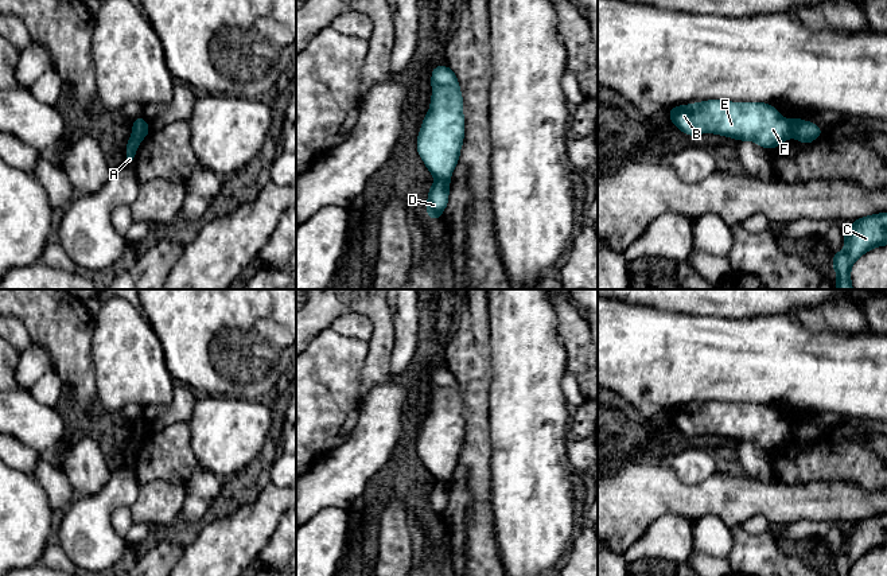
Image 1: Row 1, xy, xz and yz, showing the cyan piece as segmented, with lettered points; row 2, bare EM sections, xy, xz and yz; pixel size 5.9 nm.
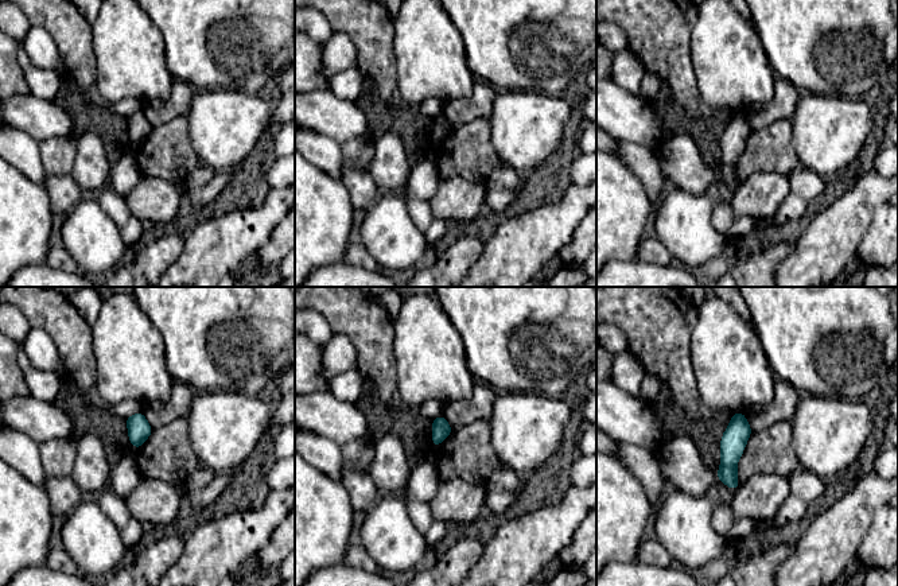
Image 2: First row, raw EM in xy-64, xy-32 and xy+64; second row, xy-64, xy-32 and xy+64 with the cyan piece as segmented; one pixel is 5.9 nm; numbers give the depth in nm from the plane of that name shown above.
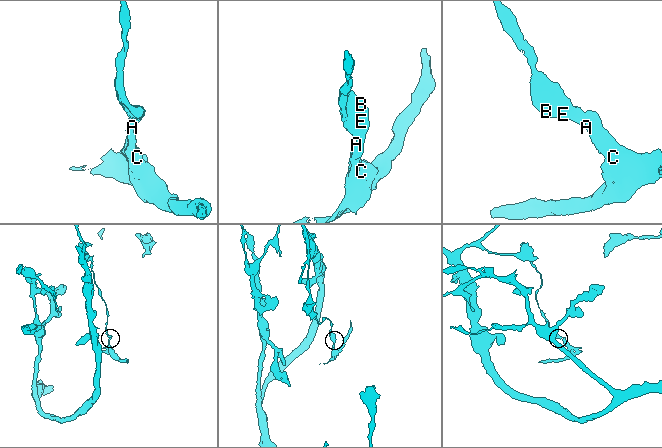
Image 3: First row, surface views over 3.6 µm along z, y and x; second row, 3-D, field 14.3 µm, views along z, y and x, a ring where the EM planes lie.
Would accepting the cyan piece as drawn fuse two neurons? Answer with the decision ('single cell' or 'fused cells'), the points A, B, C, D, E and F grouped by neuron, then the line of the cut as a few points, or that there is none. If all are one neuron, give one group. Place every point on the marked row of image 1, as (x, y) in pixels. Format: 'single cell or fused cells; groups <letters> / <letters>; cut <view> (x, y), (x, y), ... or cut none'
fused cells; groups A C D / B E F; cut yz (789, 121), (793, 136)

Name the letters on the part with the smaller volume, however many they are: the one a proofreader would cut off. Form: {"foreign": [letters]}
{"foreign": ["A", "C", "D"]}

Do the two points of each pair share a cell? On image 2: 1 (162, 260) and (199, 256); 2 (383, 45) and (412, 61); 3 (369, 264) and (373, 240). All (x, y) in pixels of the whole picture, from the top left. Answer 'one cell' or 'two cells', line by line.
1: two cells
2: two cells
3: two cells

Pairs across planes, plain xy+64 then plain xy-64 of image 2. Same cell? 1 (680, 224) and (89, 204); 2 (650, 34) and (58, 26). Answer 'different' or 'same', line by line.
1: same
2: same

